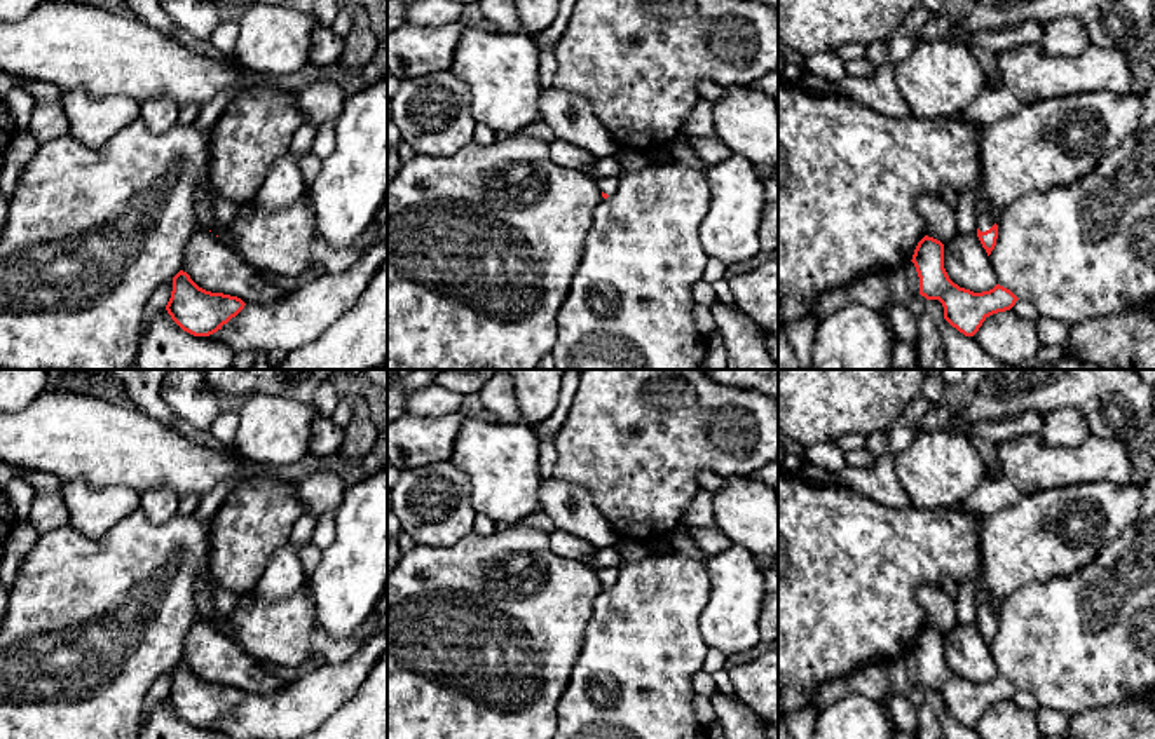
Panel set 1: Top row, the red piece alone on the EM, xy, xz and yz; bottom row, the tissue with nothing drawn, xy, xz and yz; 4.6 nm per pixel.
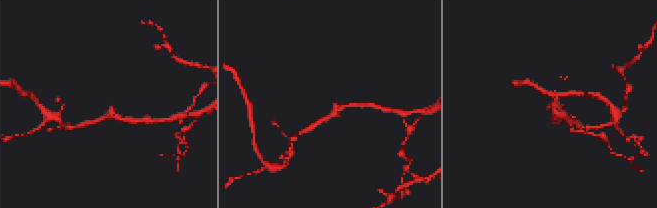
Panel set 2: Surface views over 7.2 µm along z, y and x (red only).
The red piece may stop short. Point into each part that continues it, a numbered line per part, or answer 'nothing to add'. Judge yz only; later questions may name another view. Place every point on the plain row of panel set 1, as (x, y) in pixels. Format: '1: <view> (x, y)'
1: yz (984, 610)

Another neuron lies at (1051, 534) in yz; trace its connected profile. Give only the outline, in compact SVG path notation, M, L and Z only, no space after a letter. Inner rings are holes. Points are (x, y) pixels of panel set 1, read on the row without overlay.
M1080 483L1022 495L1007 509L981 518L981 579L998 615L1019 589L1085 568L1111 539L1134 525L1143 504L1138 485Z

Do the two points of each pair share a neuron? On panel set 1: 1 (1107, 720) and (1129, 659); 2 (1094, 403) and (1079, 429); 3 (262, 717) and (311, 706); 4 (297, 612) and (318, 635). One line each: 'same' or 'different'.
1: different
2: different
3: same
4: different

